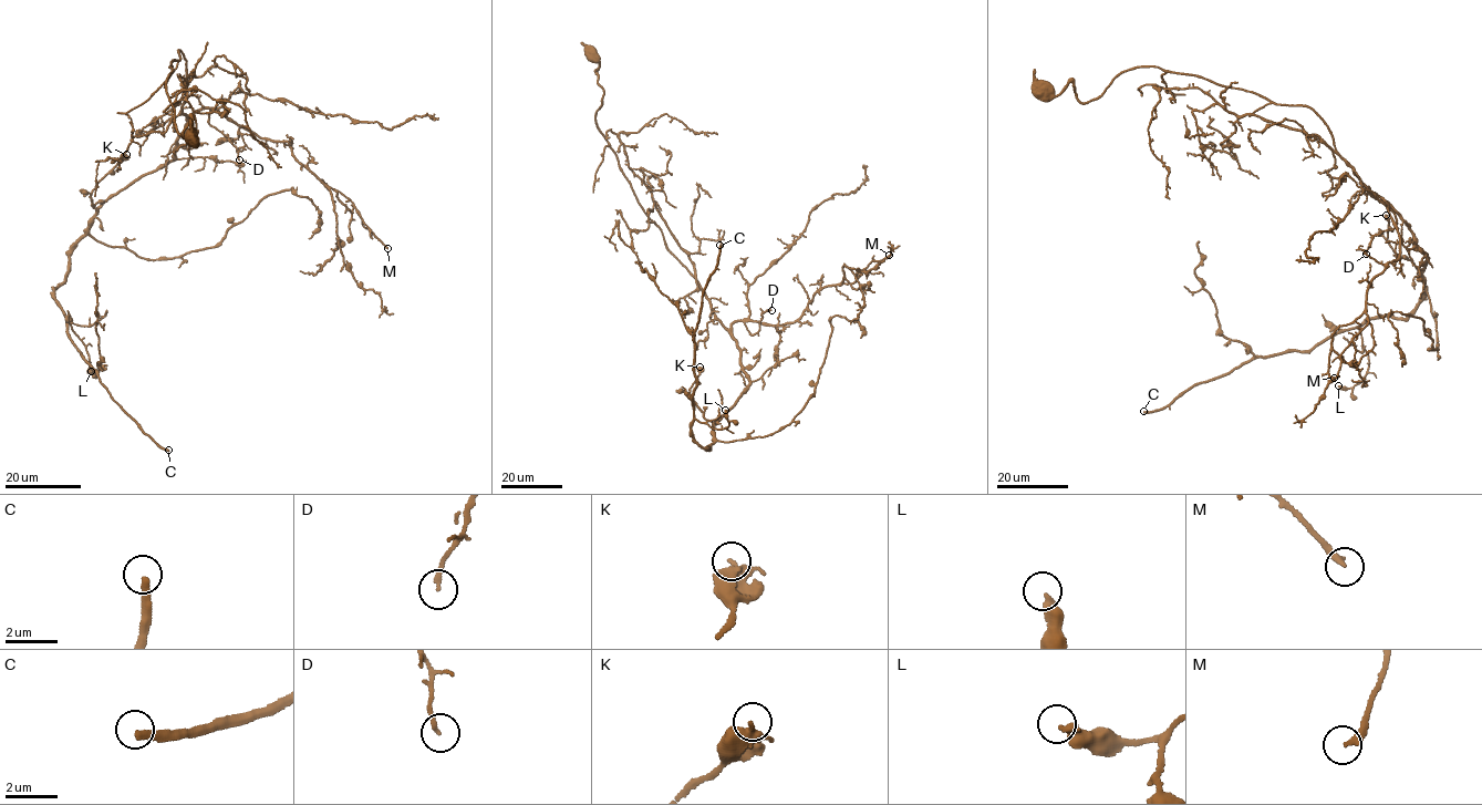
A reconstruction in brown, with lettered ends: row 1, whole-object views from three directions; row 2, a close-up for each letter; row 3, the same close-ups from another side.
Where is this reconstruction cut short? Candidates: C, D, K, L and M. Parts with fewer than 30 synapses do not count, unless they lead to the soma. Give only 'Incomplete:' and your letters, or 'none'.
Incomplete: C

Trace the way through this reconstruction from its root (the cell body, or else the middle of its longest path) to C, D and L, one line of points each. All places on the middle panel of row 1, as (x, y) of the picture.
C: (592, 58), (603, 90), (598, 128), (742, 355), (749, 382), (708, 450), (692, 430), (694, 334), (719, 245)
D: (592, 58), (603, 90), (597, 127), (666, 249), (726, 328), (743, 321), (753, 334), (771, 310)
L: (592, 58), (598, 128), (736, 340), (749, 382), (702, 447), (692, 423), (726, 429), (725, 410)

